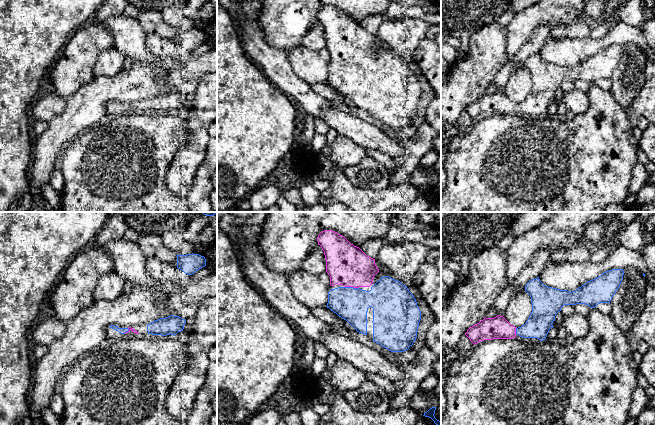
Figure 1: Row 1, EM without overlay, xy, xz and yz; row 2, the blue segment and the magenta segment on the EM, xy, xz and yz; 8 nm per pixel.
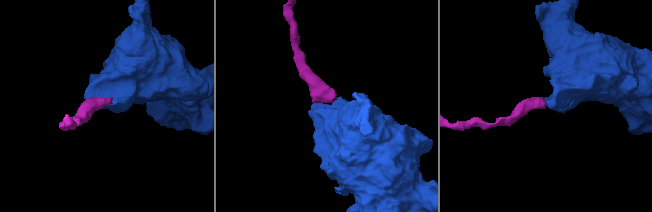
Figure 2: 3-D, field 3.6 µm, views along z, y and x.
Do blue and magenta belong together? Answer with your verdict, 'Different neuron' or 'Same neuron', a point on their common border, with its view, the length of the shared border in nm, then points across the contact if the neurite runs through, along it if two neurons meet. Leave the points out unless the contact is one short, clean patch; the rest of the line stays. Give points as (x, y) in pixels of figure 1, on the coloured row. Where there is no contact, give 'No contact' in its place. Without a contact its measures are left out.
Same neuron. Touches blue at xz (352, 287). Shared border 110 nm. Path across: xz (351, 304), (352, 287), (352, 270), (346, 264)

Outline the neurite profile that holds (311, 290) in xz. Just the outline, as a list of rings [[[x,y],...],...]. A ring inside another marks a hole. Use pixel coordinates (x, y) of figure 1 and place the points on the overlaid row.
[[[300,269],[287,276],[287,283],[293,296],[308,308],[327,306],[330,289],[327,272],[314,275]]]

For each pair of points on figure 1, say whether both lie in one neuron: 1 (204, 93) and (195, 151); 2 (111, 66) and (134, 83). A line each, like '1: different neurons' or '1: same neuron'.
1: same neuron
2: different neurons

